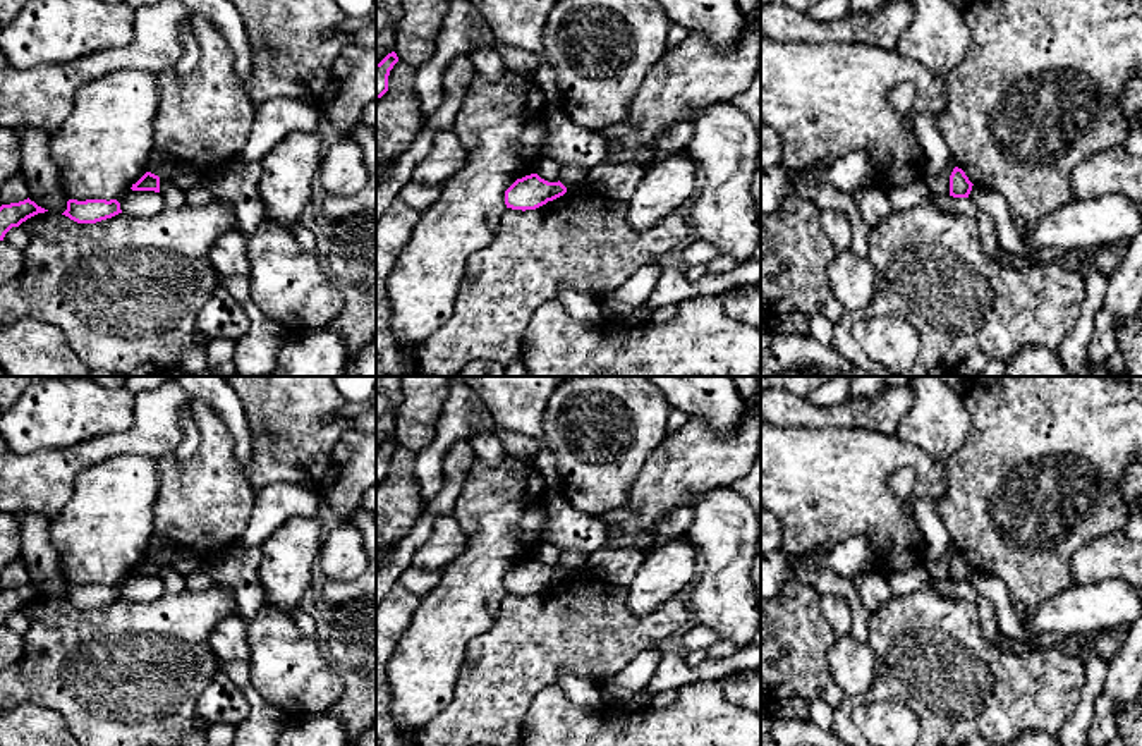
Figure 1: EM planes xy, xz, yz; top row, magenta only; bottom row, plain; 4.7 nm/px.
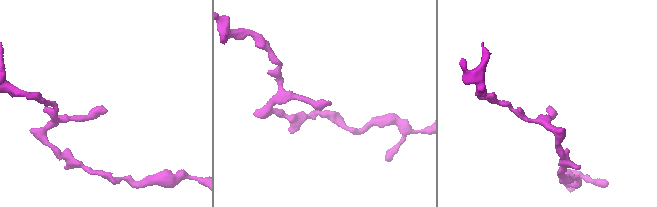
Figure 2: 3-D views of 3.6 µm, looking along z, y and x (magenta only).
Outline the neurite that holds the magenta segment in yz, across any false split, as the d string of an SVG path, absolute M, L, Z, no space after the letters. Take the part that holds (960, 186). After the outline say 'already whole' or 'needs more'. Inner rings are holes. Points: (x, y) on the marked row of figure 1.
M955 167L950 175L950 196L969 198L972 186L974 184L969 180L965 172L962 168Z; already whole

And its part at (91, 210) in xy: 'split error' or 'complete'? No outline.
complete

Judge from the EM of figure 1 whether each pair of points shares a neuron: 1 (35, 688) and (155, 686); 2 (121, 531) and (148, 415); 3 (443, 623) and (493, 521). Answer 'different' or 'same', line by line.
1: same
2: different
3: same

